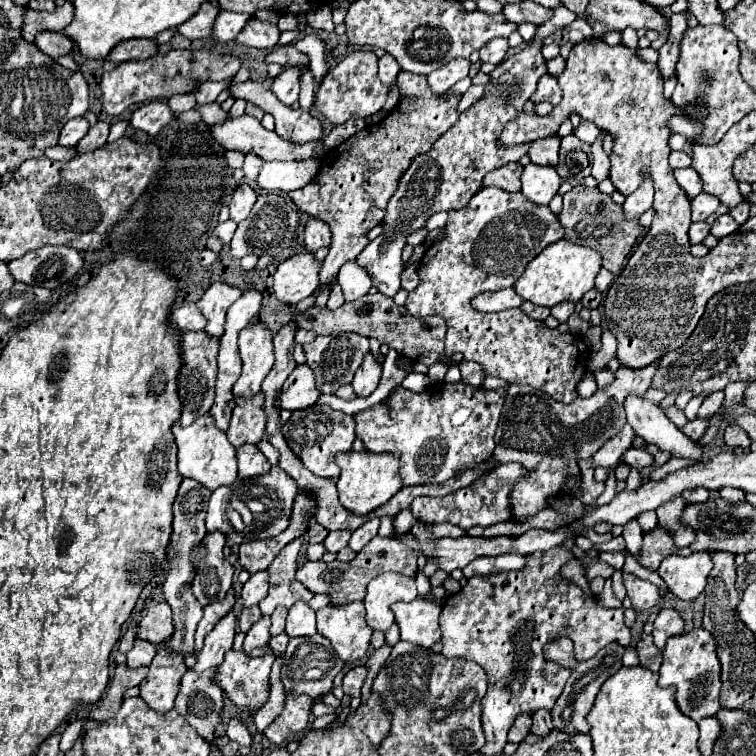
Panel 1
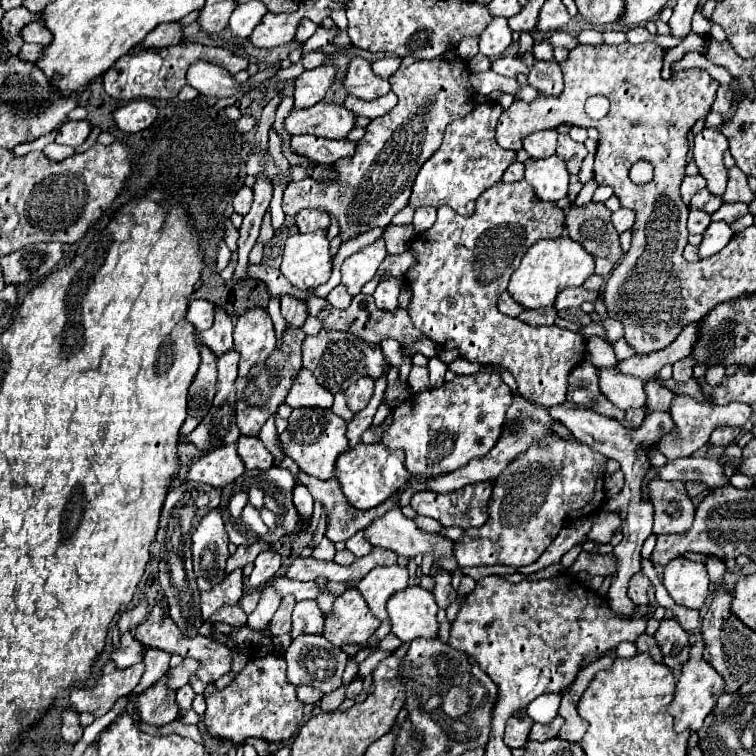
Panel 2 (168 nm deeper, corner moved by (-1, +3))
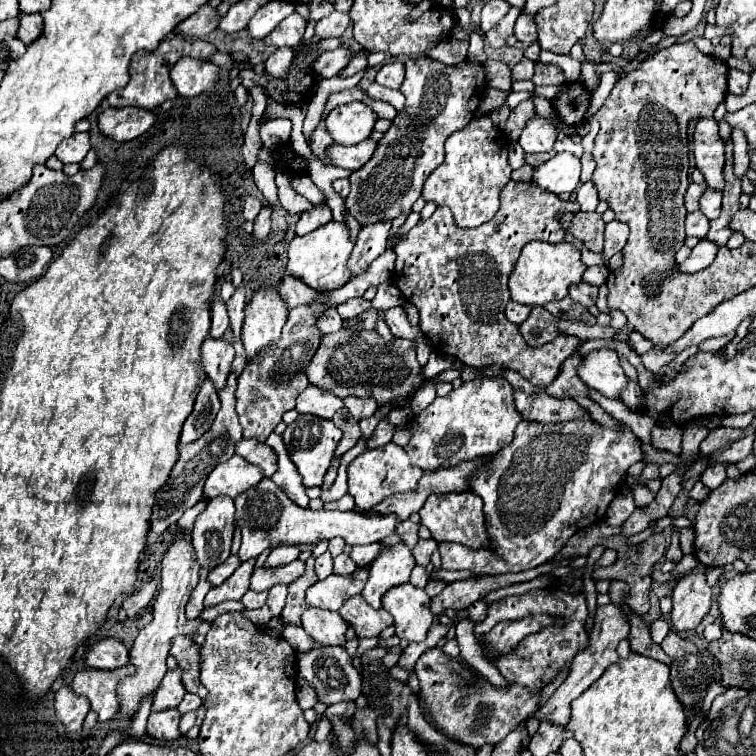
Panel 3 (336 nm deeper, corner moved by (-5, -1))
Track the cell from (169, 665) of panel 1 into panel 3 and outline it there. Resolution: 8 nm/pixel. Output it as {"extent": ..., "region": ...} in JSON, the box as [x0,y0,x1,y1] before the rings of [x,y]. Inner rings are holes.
{"extent":[149,709,181,741],"region":[[[167,709],[161,713],[149,715],[149,737],[159,739],[159,741],[177,741],[181,737],[179,733],[179,711],[177,709]]]}

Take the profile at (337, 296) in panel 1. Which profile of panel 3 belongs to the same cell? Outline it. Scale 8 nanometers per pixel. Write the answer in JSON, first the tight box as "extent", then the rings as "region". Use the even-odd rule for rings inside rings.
{"extent":[337,297,371,321],"region":[[[357,297],[357,299],[349,299],[349,301],[341,303],[341,305],[337,307],[337,311],[339,311],[341,319],[345,319],[345,321],[347,321],[347,319],[353,319],[353,317],[361,315],[363,311],[369,311],[369,307],[371,307],[371,303],[369,303],[369,301],[365,301],[365,299]]]}

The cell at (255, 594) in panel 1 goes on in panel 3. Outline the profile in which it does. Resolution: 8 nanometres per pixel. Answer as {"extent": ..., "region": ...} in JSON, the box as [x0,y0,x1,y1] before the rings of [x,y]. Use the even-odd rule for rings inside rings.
{"extent":[265,545,299,567],"region":[[[279,545],[275,549],[271,549],[265,567],[279,567],[279,565],[287,565],[291,561],[295,561],[299,557],[299,547],[295,545]]]}

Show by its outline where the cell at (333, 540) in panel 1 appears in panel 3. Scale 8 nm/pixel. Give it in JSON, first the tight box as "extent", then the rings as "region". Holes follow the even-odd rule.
{"extent":[315,551,333,579],"region":[[[325,551],[321,557],[315,559],[315,573],[319,579],[325,579],[333,573],[333,557],[329,551]]]}

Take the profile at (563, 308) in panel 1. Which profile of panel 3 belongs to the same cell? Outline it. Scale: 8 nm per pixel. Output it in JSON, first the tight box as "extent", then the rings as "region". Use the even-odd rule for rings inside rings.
{"extent":[569,281,597,307],"region":[[[585,281],[581,283],[575,283],[573,287],[569,287],[569,297],[577,303],[581,303],[583,307],[591,307],[597,299],[597,287],[595,285],[589,285]]]}

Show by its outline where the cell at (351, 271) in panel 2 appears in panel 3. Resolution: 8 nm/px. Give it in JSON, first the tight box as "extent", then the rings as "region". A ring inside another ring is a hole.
{"extent":[347,221,391,275],"region":[[[381,221],[381,223],[361,227],[357,241],[355,241],[355,249],[353,249],[351,259],[347,263],[353,275],[367,271],[369,263],[385,251],[389,229],[391,229],[391,221]]]}

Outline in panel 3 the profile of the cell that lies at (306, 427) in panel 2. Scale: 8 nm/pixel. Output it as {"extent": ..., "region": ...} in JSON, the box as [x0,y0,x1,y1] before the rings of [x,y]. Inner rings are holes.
{"extent":[283,415,341,487],"region":[[[299,415],[291,425],[287,425],[283,433],[283,443],[287,447],[287,453],[293,465],[303,477],[305,487],[319,487],[323,483],[323,475],[331,467],[333,453],[335,453],[339,439],[341,439],[341,431],[331,421],[315,417],[315,415]]]}

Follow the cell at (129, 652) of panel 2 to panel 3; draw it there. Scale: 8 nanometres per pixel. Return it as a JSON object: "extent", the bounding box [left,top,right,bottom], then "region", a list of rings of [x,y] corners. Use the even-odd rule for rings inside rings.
{"extent":[85,639,129,669],"region":[[[103,639],[87,647],[85,665],[95,669],[117,669],[129,663],[129,649],[117,639]]]}

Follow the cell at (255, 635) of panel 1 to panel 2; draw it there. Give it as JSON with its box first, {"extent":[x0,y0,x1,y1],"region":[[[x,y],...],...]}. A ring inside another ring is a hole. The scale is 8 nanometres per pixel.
{"extent":[247,587,281,631],"region":[[[263,587],[263,591],[261,591],[261,601],[259,601],[257,609],[249,615],[249,621],[247,621],[249,629],[261,631],[261,629],[273,619],[279,603],[281,603],[281,597],[279,597],[271,587]]]}

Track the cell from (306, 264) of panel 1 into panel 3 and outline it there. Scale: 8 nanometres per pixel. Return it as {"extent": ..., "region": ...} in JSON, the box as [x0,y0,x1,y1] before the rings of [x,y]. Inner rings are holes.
{"extent":[287,221,353,291],"region":[[[329,221],[323,227],[317,227],[315,231],[295,237],[289,245],[289,263],[287,271],[299,279],[303,279],[311,289],[323,291],[323,289],[339,289],[351,279],[351,271],[347,269],[347,259],[353,251],[353,241],[349,235],[349,227],[339,221]]]}

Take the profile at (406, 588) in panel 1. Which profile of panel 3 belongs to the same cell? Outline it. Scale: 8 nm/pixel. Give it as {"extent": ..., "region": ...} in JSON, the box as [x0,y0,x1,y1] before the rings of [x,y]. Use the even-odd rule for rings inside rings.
{"extent":[363,543,415,609],"region":[[[397,543],[389,547],[389,551],[385,551],[385,555],[379,555],[369,567],[369,579],[363,589],[365,601],[371,607],[379,609],[383,593],[391,587],[407,583],[413,567],[415,567],[415,559],[407,545]]]}

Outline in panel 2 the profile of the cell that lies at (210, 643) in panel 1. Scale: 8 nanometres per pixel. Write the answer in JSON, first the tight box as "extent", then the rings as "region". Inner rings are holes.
{"extent":[169,659,201,689],"region":[[[183,659],[181,665],[169,669],[169,687],[179,689],[179,687],[187,685],[187,683],[189,683],[189,677],[195,675],[197,667],[201,667],[201,665],[197,663],[197,659]]]}

